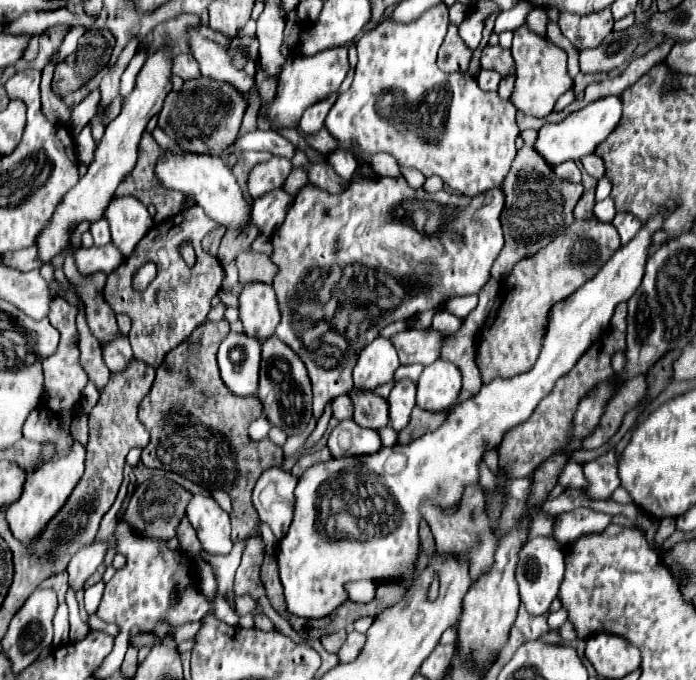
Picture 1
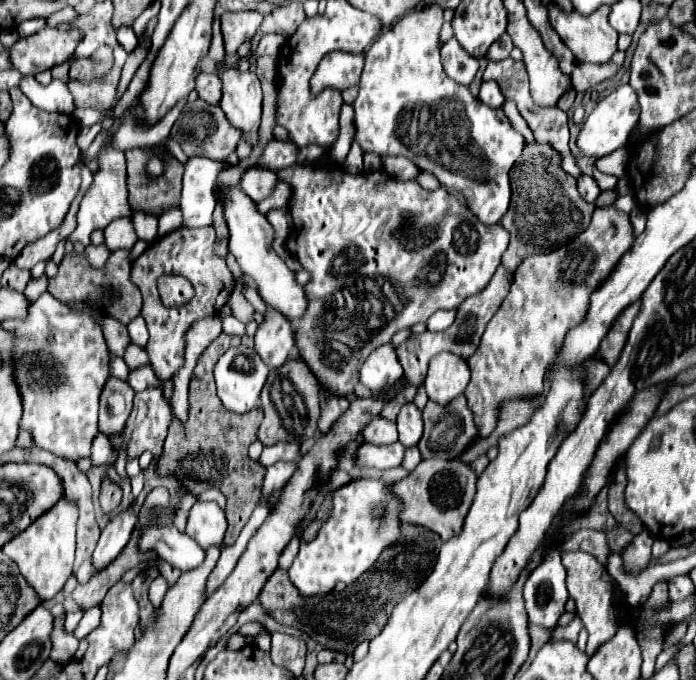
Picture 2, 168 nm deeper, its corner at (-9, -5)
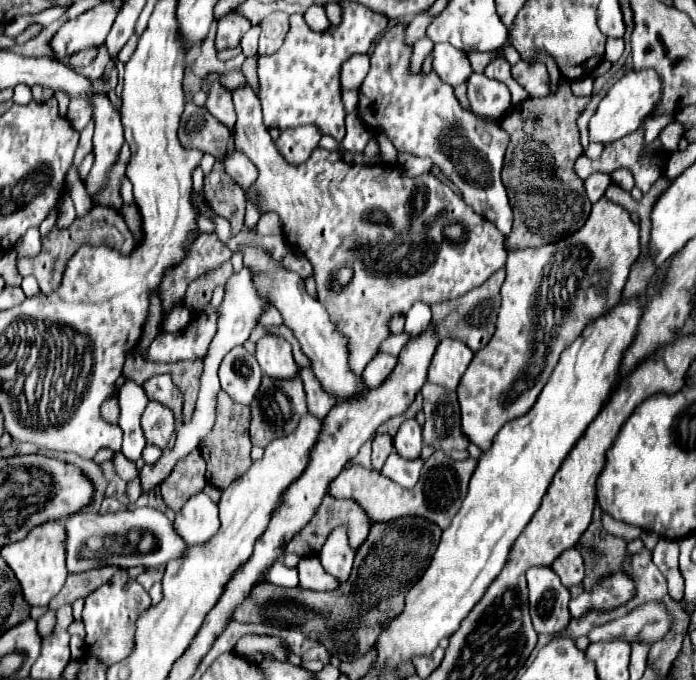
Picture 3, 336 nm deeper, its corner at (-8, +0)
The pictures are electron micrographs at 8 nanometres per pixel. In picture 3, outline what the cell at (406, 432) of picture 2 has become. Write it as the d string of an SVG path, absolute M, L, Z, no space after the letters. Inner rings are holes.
M406 419L396 437L394 437L394 449L404 459L418 459L422 451L422 429L416 423L416 419Z

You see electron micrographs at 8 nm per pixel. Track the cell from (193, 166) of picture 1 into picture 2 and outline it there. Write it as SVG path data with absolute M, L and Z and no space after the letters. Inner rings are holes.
M233 186L221 188L217 190L217 200L223 206L223 216L231 234L229 252L237 258L241 270L253 280L257 292L261 294L261 298L269 308L279 310L289 320L299 320L307 306L303 286L295 282L295 272L291 272L285 266L285 262L271 250L273 228L267 222L267 218L257 210L257 204L241 188L233 188Z

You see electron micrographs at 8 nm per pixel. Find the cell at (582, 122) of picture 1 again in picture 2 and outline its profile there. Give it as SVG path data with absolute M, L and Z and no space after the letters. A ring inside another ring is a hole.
M627 84L627 86L619 86L615 92L611 92L609 96L605 96L595 110L585 118L585 122L579 128L577 134L577 146L585 156L593 156L593 158L601 158L607 156L611 152L615 152L617 148L627 146L629 134L635 128L635 124L639 122L639 102L637 102L637 94L635 90Z

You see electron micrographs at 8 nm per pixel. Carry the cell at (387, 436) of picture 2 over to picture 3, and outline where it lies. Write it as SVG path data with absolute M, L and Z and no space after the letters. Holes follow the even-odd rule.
M376 435L372 439L372 469L380 471L392 451L394 451L394 447L392 447L390 435Z

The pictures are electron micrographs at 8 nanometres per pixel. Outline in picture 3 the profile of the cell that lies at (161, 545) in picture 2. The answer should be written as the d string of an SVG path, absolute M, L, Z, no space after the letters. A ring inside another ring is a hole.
M138 507L134 511L126 509L126 511L108 513L108 515L76 513L64 521L64 529L66 529L66 539L64 539L66 567L72 573L88 571L88 569L102 565L102 561L106 561L106 555L108 557L114 555L112 557L114 565L118 565L122 569L136 567L136 565L158 567L158 565L166 565L168 561L178 557L178 553L182 553L182 549L186 547L184 541L174 533L172 521L168 521L164 513L150 509L150 507ZM94 539L98 539L102 543L100 549L88 547L90 541L94 541Z

